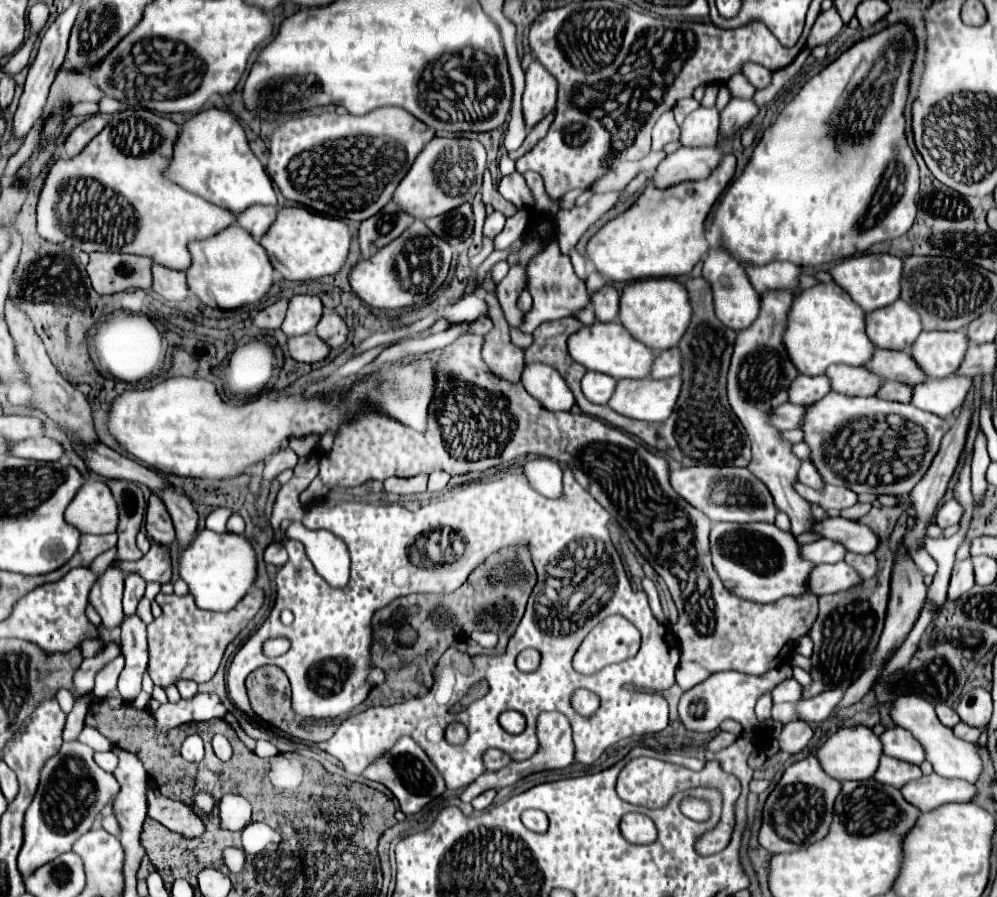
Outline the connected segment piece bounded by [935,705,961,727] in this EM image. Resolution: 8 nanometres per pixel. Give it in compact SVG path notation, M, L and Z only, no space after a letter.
M939 705L939 707L935 707L937 709L937 717L947 725L947 727L953 727L953 725L957 725L961 719L959 719L959 715L951 709L951 707L943 707L943 705Z

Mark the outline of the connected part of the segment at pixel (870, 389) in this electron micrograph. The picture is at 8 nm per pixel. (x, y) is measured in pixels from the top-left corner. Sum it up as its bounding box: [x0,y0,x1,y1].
[825,365,885,395]

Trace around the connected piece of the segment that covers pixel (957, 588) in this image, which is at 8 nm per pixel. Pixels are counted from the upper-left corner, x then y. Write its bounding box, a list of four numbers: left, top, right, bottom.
[947,557,975,599]

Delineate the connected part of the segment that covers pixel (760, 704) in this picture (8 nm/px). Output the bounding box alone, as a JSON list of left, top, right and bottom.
[755,693,771,723]

